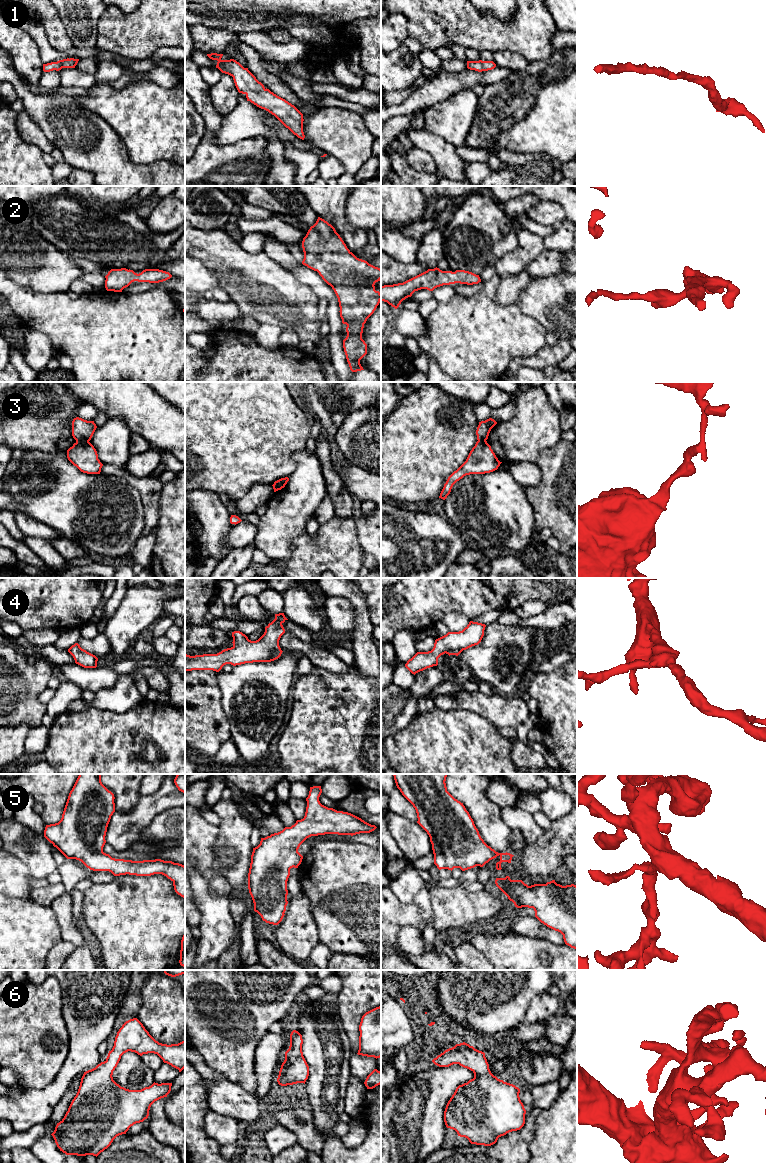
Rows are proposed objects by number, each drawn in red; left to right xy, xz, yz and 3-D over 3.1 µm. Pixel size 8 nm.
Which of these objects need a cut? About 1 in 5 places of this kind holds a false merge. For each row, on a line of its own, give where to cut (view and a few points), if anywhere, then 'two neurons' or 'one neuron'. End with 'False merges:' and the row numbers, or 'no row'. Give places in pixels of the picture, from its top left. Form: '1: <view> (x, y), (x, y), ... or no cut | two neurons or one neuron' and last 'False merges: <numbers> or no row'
1: no cut | one neuron
2: no cut | one neuron
3: xy (88, 440), (76, 442) | two neurons
4: no cut | one neuron
5: no cut | one neuron
6: no cut | one neuron
False merges: 3

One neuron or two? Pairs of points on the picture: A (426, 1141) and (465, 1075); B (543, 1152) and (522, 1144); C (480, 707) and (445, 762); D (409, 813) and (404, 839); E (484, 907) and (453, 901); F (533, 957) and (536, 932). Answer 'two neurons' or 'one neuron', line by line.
A: one neuron
B: two neurons
C: two neurons
D: two neurons
E: one neuron
F: two neurons

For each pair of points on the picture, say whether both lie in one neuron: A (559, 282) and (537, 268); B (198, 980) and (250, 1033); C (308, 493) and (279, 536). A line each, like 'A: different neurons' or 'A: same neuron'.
A: different neurons
B: same neuron
C: same neuron

